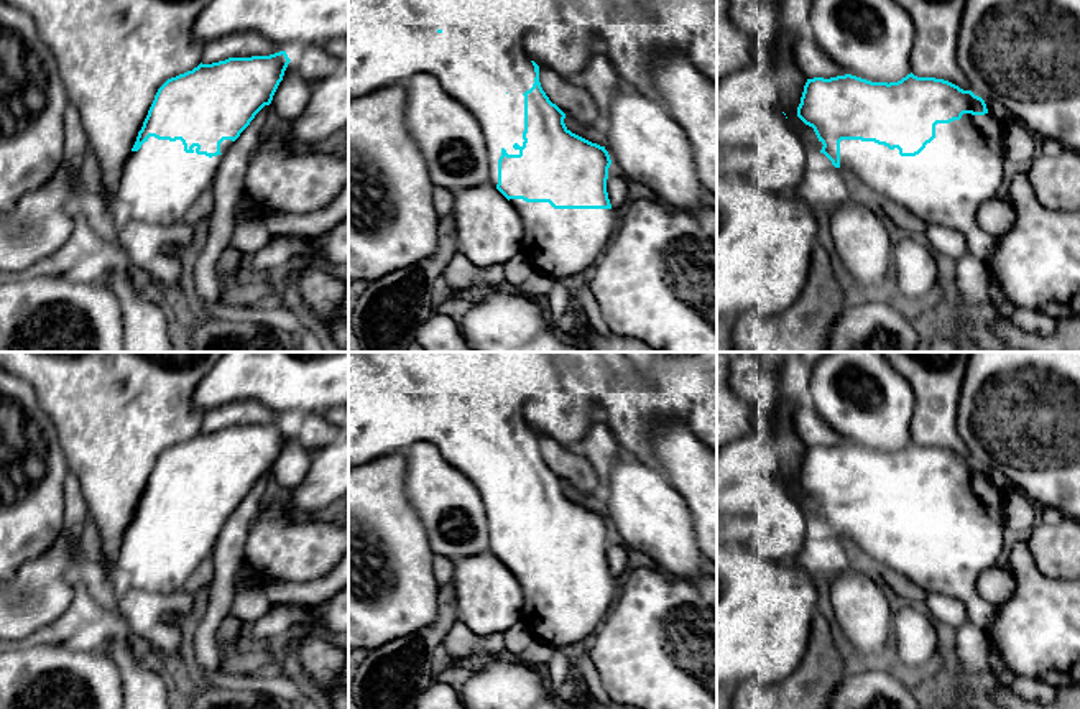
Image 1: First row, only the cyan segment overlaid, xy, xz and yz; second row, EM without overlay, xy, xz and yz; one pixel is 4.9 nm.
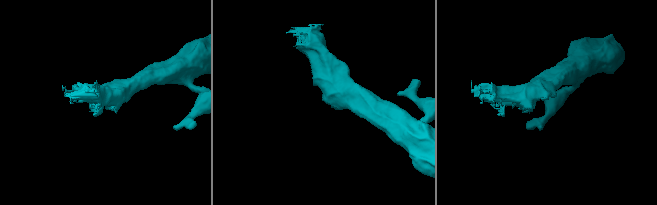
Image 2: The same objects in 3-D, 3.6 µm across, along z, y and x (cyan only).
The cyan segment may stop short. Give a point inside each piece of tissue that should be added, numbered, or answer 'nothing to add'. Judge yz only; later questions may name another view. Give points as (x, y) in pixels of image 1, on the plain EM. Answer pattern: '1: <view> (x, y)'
1: yz (962, 537)

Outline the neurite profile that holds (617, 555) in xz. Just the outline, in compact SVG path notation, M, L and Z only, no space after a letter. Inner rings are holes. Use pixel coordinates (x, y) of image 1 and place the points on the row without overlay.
M623 543L608 544L607 561L613 577L621 579L630 569L630 549Z

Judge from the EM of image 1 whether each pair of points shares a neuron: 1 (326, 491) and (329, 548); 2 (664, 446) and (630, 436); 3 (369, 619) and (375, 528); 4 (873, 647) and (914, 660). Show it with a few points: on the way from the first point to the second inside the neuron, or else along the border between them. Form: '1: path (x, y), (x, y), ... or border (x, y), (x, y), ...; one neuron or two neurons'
1: border (285, 499), (298, 514), (314, 517); two neurons
2: border (678, 417), (666, 418), (655, 428), (655, 464); two neurons
3: path (369, 596), (369, 551); one neuron
4: border (893, 616), (893, 647), (888, 657); two neurons

